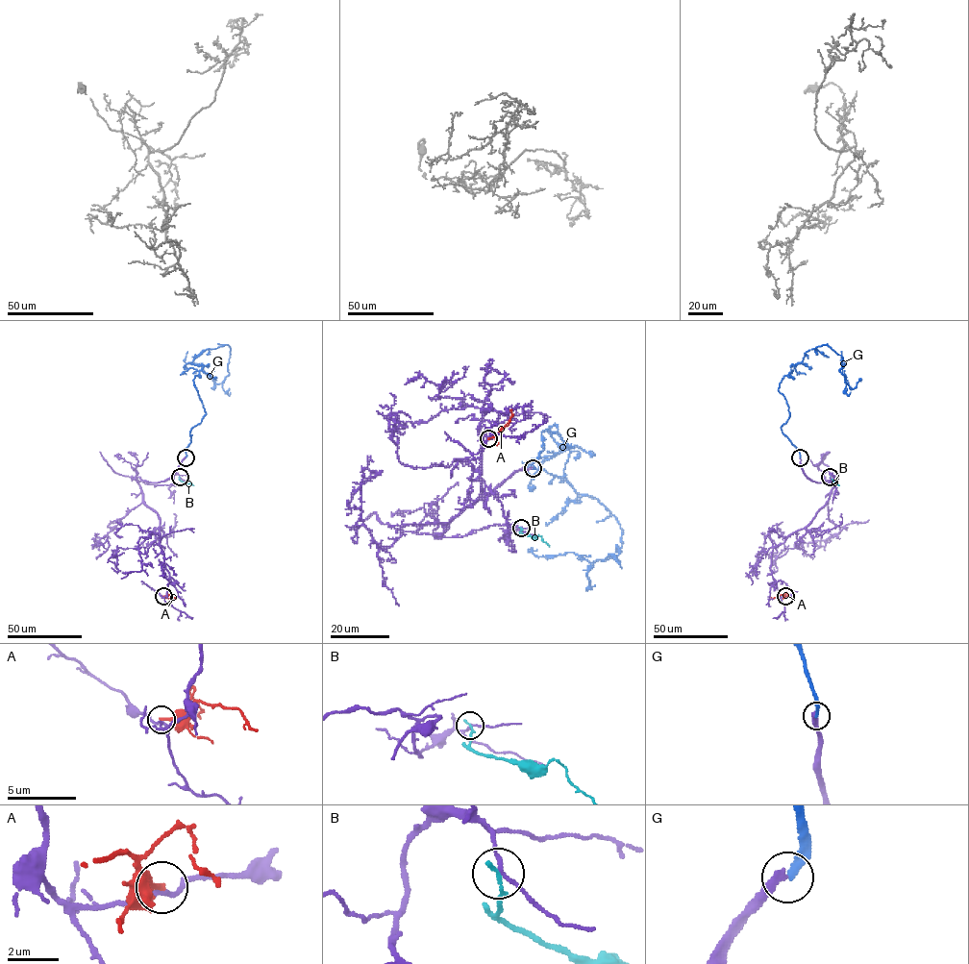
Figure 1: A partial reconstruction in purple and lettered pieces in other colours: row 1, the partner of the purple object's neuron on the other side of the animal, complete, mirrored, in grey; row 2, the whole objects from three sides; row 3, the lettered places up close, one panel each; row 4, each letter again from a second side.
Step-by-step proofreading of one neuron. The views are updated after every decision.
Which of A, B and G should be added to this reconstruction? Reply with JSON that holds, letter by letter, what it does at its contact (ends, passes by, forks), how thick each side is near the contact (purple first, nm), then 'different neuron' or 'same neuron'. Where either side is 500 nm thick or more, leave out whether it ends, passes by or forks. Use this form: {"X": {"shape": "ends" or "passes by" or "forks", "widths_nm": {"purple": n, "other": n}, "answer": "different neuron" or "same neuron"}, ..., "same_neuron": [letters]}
{"A": {"shape": "ends", "widths_nm": {"purple": 190, "other": 240}, "answer": "different neuron"}, "B": {"shape": "ends", "widths_nm": {"purple": 110, "other": 180}, "answer": "different neuron"}, "G": {"shape": "ends", "widths_nm": {"purple": 340, "other": 280}, "answer": "different neuron"}, "same_neuron": []}

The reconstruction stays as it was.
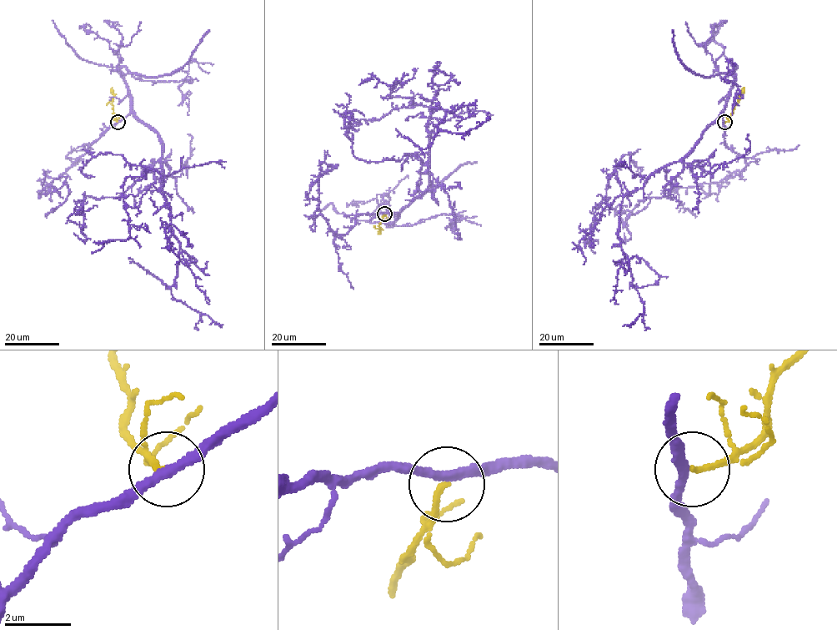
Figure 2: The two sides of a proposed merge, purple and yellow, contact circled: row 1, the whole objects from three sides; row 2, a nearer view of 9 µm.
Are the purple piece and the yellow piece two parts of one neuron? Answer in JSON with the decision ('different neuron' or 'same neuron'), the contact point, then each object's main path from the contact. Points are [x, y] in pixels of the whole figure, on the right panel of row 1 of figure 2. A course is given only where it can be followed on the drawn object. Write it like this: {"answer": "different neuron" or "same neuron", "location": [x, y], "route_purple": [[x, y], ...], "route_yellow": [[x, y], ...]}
{"answer": "same neuron", "location": [724, 122], "route_purple": [[724, 122], [722, 113], [680, 160], [658, 168], [643, 186], [623, 198], [618, 235], [644, 312], [622, 326]], "route_yellow": [[724, 122], [730, 118], [744, 88]]}

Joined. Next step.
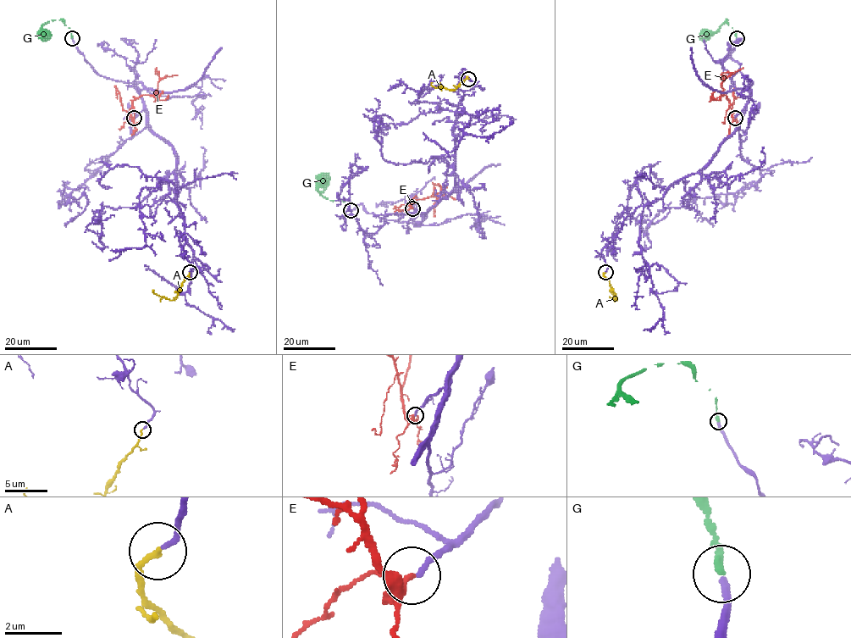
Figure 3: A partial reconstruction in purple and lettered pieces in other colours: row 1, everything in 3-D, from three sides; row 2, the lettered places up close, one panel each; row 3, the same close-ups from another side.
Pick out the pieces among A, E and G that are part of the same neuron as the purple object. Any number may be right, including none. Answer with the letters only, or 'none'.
A, E

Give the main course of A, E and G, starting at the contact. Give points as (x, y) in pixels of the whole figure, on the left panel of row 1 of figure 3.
A: (189, 272), (172, 301), (157, 295), (153, 290)
E: (135, 118), (129, 113), (131, 102), (143, 94), (152, 95), (157, 89), (159, 76), (155, 72), (157, 67)
G: (72, 38), (69, 28), (60, 19), (53, 19), (41, 27), (48, 38)

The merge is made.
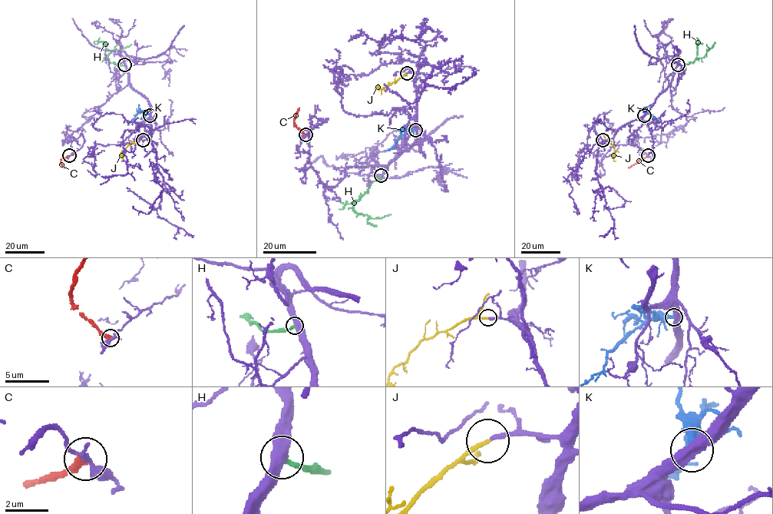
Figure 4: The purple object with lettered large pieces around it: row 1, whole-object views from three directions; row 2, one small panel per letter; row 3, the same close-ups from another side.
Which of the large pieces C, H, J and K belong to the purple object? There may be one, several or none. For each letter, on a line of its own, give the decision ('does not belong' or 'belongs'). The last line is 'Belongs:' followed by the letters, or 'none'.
C: does not belong
H: does not belong
J: belongs
K: does not belong
Belongs: J

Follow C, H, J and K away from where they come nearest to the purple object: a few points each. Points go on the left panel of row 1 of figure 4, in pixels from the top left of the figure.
C: (69, 155), (61, 160), (64, 168)
H: (124, 64), (117, 65), (104, 58), (113, 50), (131, 44)
J: (143, 140), (136, 140), (126, 147), (121, 153), (123, 161)
K: (150, 115), (141, 111), (129, 123)

